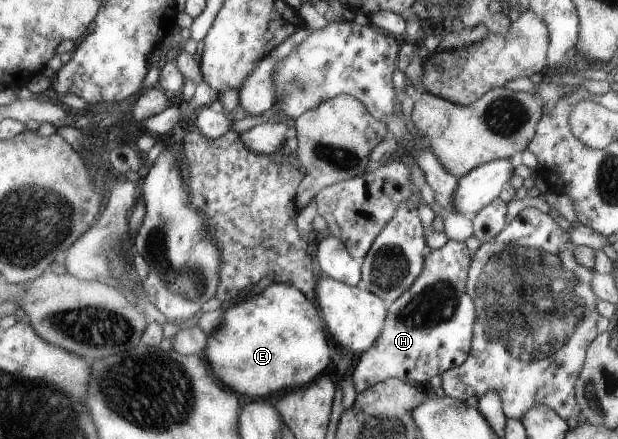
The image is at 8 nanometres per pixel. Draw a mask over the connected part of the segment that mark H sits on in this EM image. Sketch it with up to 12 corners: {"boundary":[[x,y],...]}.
{"boundary":[[466,243],[430,251],[360,354],[357,393],[416,384],[469,358]]}

